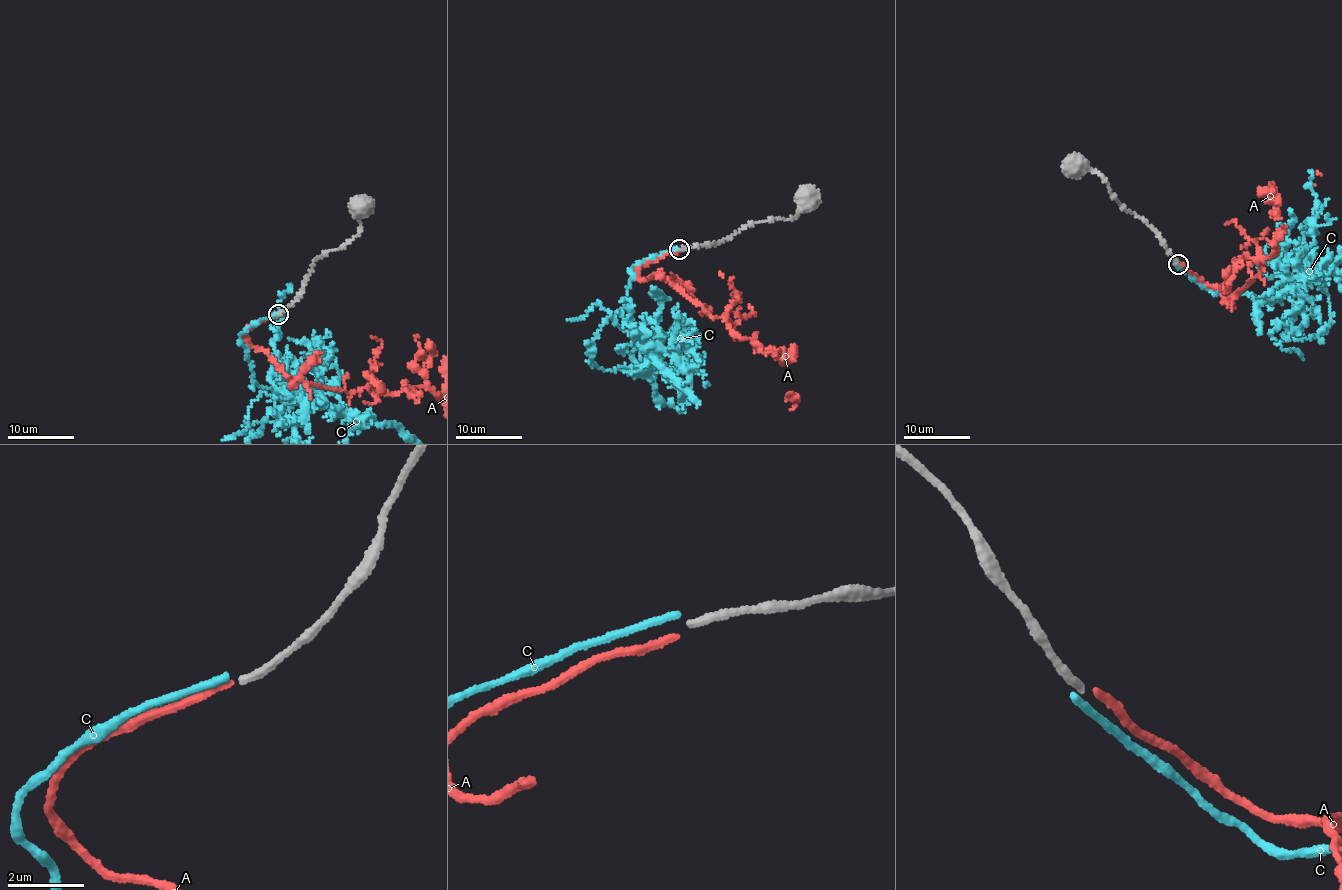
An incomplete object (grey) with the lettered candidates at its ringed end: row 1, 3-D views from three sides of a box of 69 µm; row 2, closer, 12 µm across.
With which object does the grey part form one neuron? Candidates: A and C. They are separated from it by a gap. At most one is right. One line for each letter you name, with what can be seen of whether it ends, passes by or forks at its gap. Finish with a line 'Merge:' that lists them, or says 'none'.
Merge: none

